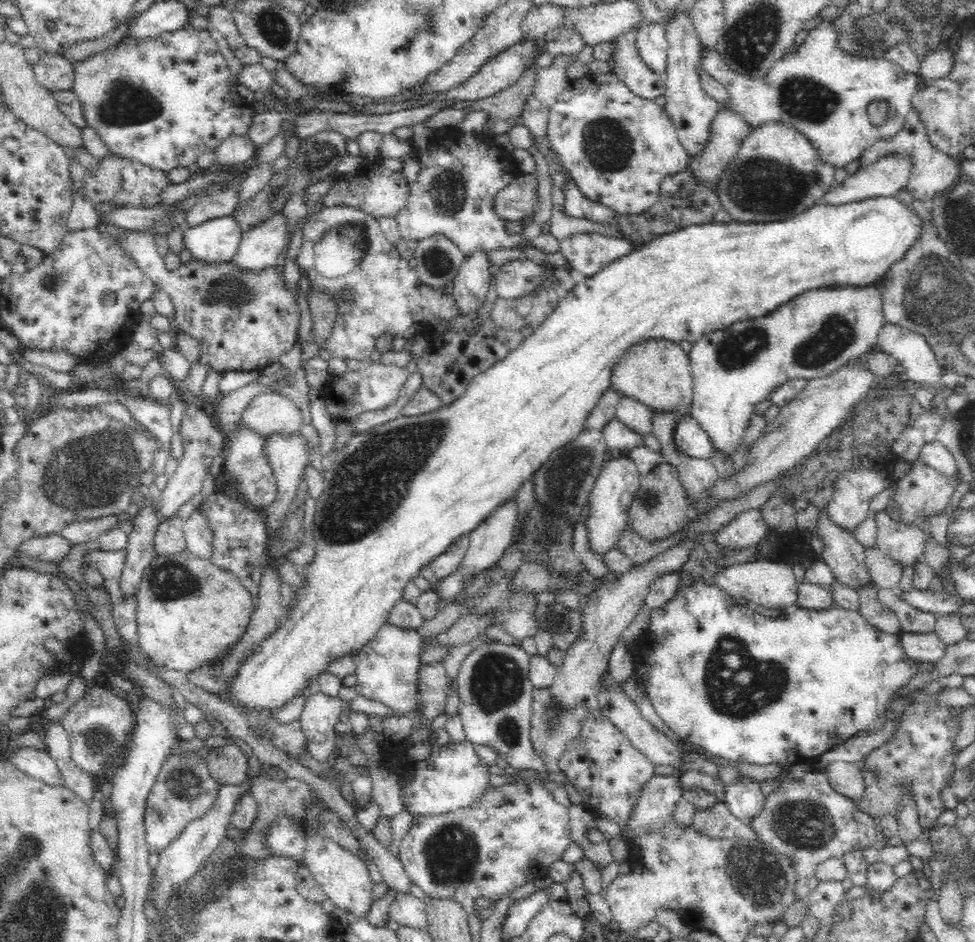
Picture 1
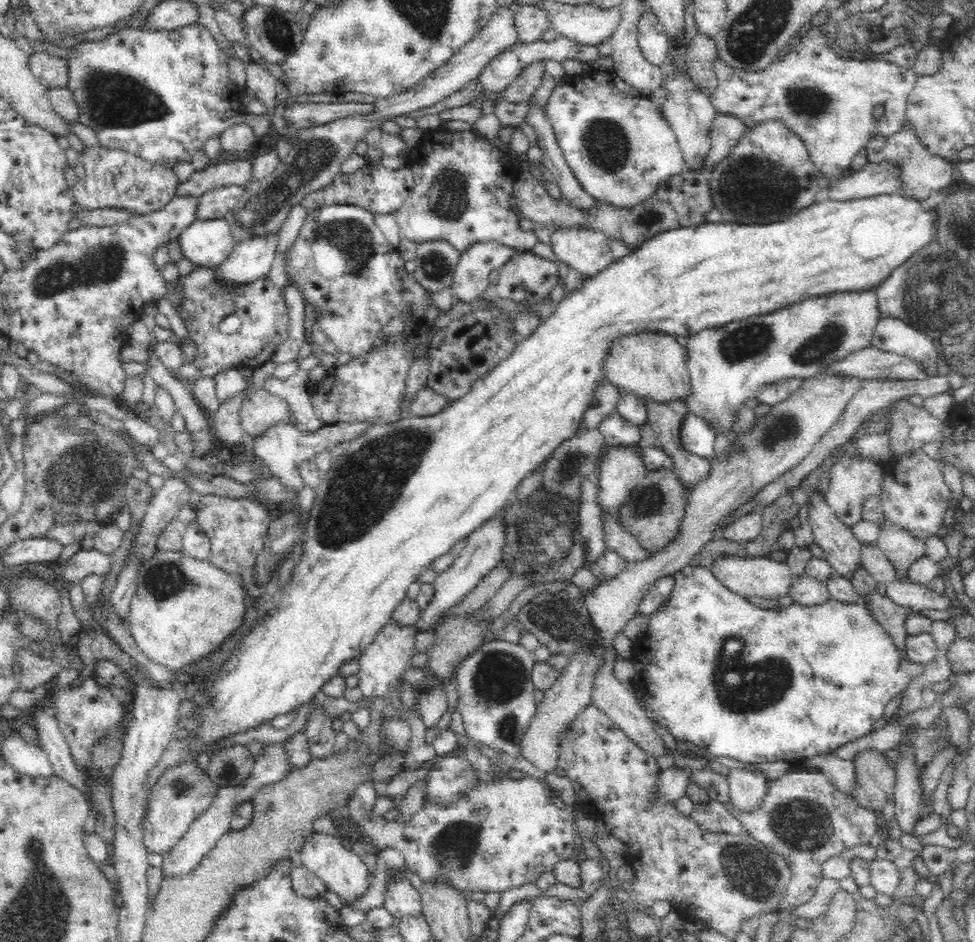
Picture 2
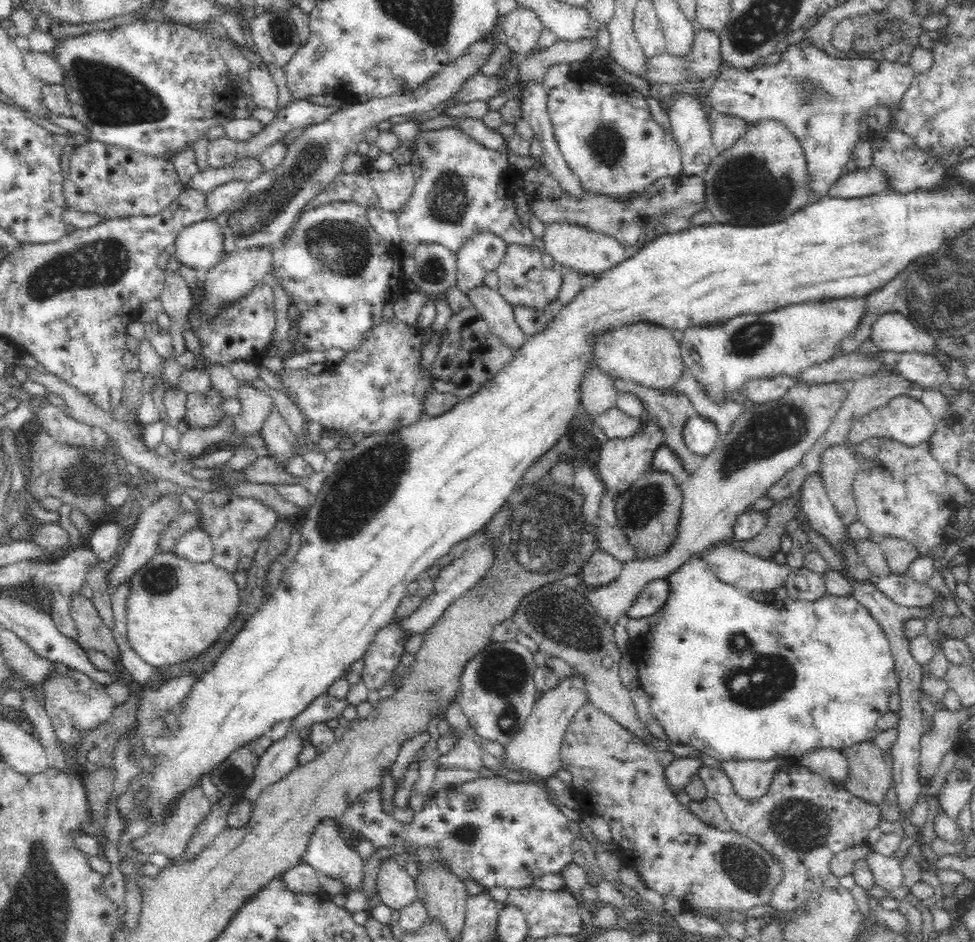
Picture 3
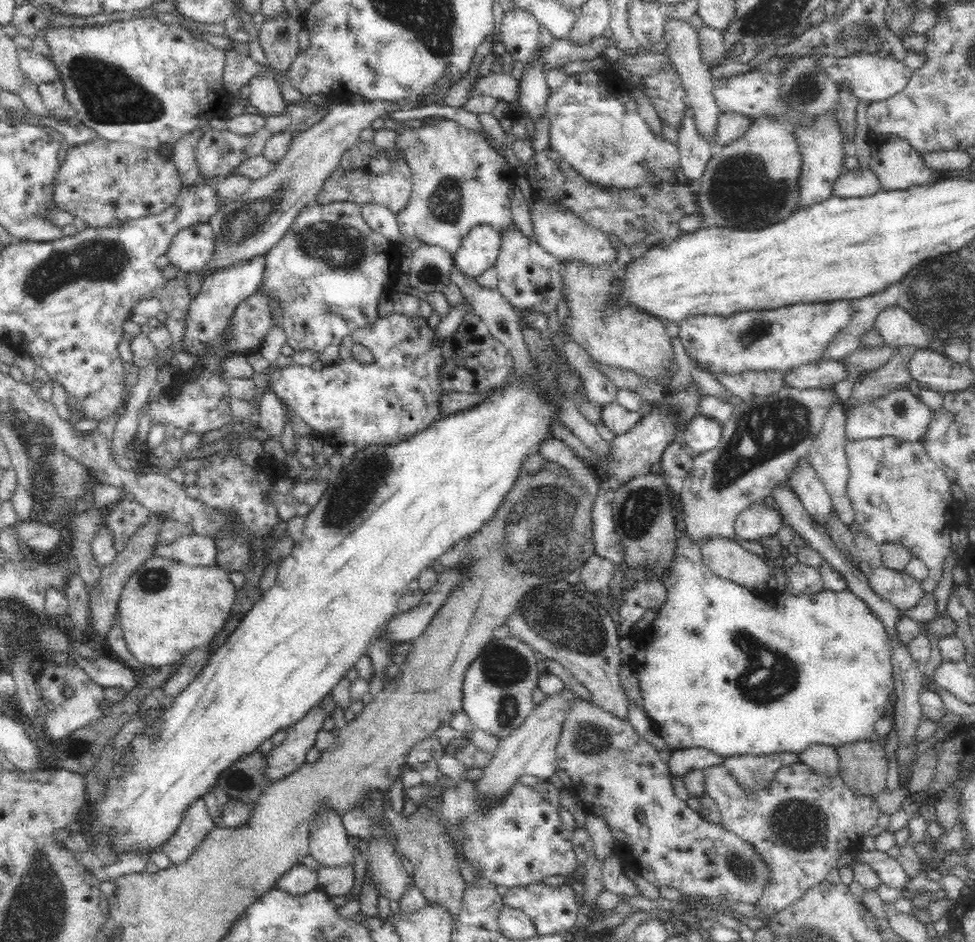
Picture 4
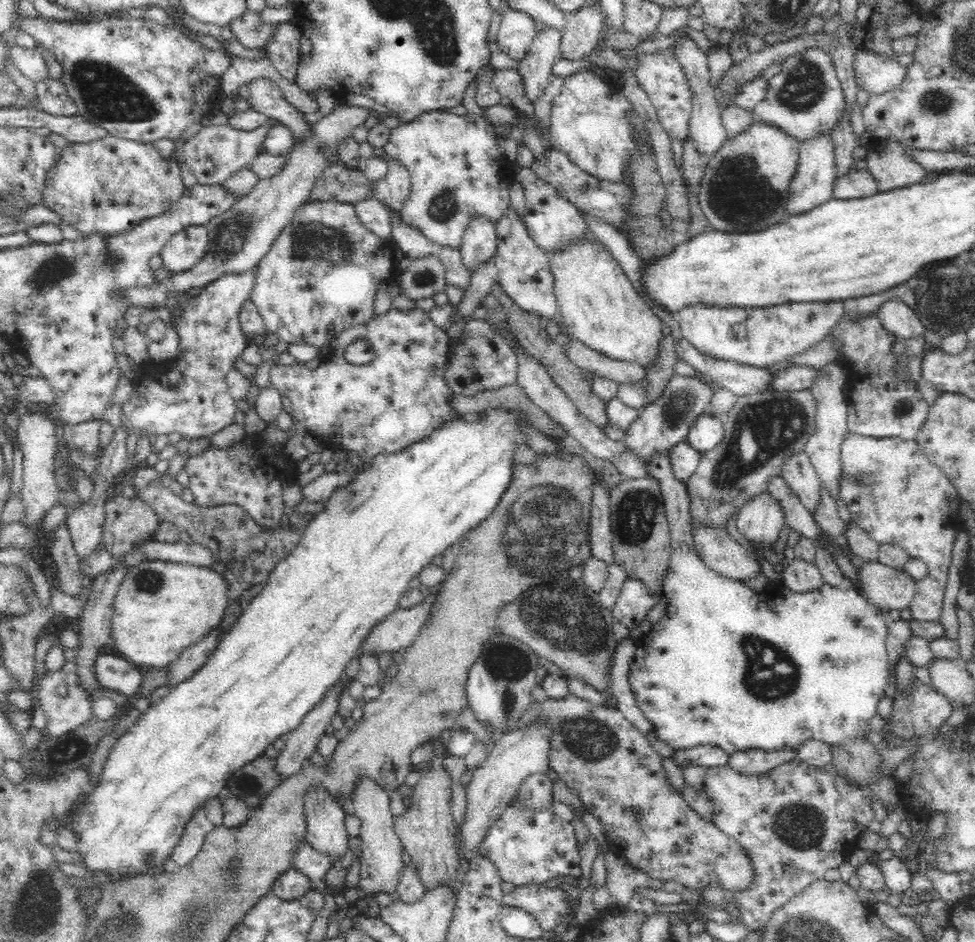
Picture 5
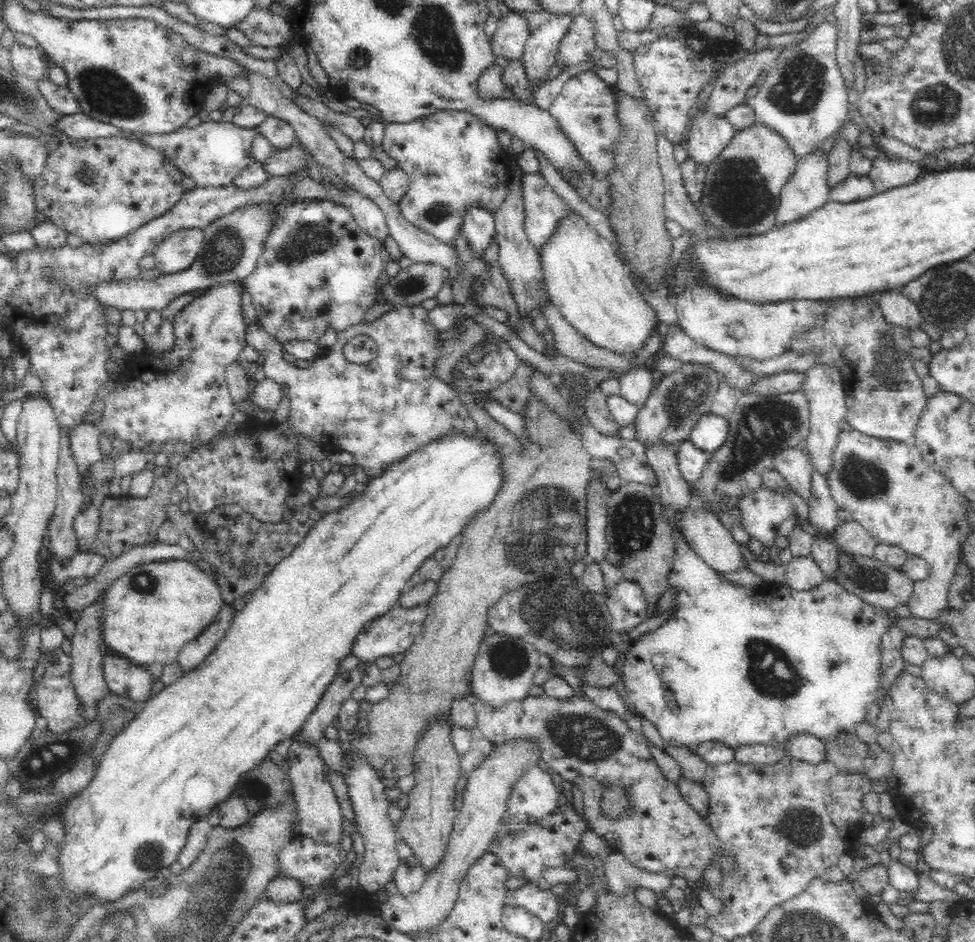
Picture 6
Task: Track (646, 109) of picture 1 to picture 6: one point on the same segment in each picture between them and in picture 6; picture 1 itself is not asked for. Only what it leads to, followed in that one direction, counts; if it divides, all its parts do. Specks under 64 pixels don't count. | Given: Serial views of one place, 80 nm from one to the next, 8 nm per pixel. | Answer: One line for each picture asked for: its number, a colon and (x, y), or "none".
2: (616, 141)
3: (606, 134)
4: (596, 127)
5: (587, 121)
6: (585, 108)

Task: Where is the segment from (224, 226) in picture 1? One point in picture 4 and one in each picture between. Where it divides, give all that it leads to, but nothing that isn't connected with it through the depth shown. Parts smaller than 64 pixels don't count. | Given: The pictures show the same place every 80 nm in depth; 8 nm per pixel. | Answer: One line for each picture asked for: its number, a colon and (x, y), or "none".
2: (205, 243)
3: (199, 246)
4: (189, 251)

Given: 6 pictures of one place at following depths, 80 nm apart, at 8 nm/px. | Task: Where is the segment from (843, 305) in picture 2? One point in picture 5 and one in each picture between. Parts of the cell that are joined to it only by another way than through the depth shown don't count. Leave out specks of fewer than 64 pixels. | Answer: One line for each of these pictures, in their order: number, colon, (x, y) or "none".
3: (722, 355)
4: (779, 339)
5: (756, 336)

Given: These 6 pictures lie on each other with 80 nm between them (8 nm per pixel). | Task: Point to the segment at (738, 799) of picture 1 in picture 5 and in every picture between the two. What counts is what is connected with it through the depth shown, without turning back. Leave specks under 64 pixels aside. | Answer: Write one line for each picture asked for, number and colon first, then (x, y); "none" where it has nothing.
2: (748, 787)
3: (751, 779)
4: (755, 771)
5: (755, 761)

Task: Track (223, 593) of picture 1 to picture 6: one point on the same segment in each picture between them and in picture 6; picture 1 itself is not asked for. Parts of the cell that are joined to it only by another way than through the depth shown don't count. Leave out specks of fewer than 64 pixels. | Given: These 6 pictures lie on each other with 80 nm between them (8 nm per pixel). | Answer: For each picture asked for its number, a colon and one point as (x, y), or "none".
2: (182, 609)
3: (175, 609)
4: (166, 608)
5: (159, 607)
6: (147, 615)

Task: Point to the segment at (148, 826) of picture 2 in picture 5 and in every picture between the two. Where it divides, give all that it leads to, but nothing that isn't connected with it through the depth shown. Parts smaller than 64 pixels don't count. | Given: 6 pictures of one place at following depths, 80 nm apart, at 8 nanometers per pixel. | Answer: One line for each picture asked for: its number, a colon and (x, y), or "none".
3: (172, 839)
4: (197, 823)
5: (196, 831)

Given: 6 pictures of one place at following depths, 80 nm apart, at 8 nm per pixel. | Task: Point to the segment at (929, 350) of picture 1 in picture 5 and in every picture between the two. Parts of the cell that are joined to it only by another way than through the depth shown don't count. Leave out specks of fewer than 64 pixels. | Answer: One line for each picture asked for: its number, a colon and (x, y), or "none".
2: (894, 335)
3: (893, 331)
4: (899, 328)
5: (898, 317)

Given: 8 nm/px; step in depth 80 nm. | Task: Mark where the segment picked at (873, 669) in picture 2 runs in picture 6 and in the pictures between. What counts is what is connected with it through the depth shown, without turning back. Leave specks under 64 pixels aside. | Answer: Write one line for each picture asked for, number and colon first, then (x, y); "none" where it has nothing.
3: (820, 670)
4: (718, 668)
5: (719, 668)
6: (729, 665)

